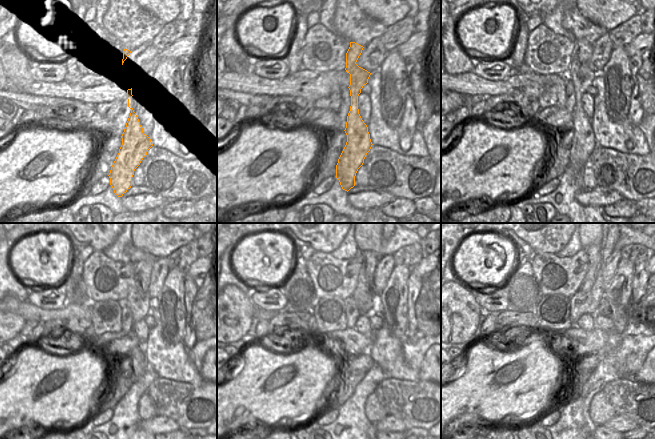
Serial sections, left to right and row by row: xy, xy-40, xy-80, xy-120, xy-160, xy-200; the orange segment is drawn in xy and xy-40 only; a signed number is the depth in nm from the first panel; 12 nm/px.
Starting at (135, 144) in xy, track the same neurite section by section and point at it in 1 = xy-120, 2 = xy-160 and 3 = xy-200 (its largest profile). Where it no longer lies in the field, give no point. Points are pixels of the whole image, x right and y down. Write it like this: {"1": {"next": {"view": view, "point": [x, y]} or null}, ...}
{"1": {"next": {"view": "xy-120", "point": [138, 299]}}, "2": {"next": {"view": "xy-160", "point": [363, 295]}}, "3": {"next": {"view": "xy-200", "point": [593, 251]}}}

